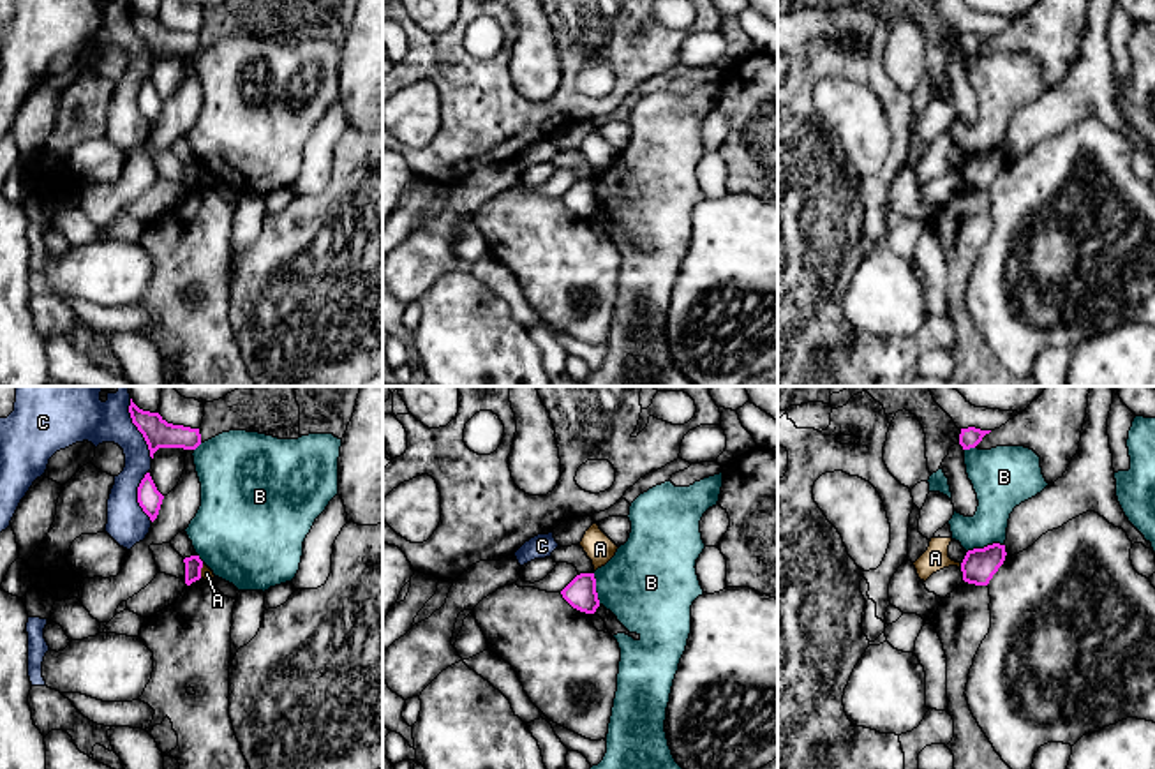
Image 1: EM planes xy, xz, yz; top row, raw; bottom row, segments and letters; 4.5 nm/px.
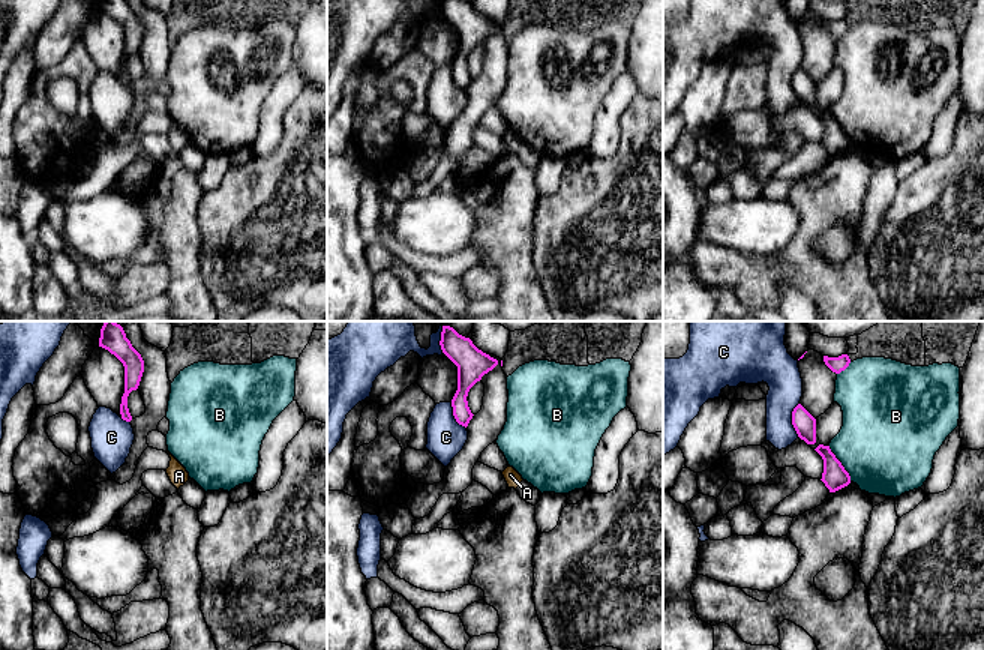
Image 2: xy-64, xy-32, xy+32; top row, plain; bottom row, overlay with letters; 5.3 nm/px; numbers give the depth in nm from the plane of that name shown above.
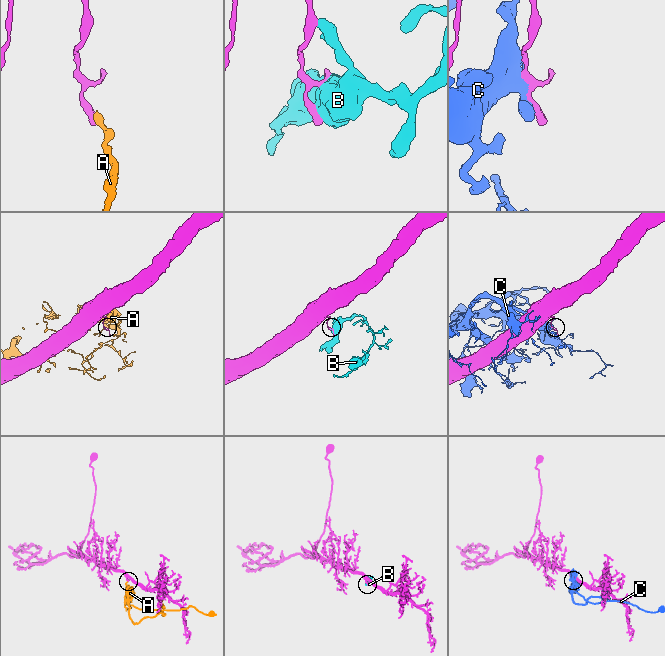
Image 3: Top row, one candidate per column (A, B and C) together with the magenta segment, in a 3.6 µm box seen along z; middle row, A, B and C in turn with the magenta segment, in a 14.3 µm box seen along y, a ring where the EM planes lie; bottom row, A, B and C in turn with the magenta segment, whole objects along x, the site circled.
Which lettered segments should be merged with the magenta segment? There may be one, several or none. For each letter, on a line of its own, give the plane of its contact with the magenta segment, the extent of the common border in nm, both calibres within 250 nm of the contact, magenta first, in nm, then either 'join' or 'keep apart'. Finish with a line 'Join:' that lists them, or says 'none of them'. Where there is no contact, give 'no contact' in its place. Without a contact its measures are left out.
A: yz | 30 nm | 160/110 nm | keep apart
B: yz | 180 nm | 160/190 nm | keep apart
C: xy | 300 nm | 140/220 nm | keep apart
Join: none of them

